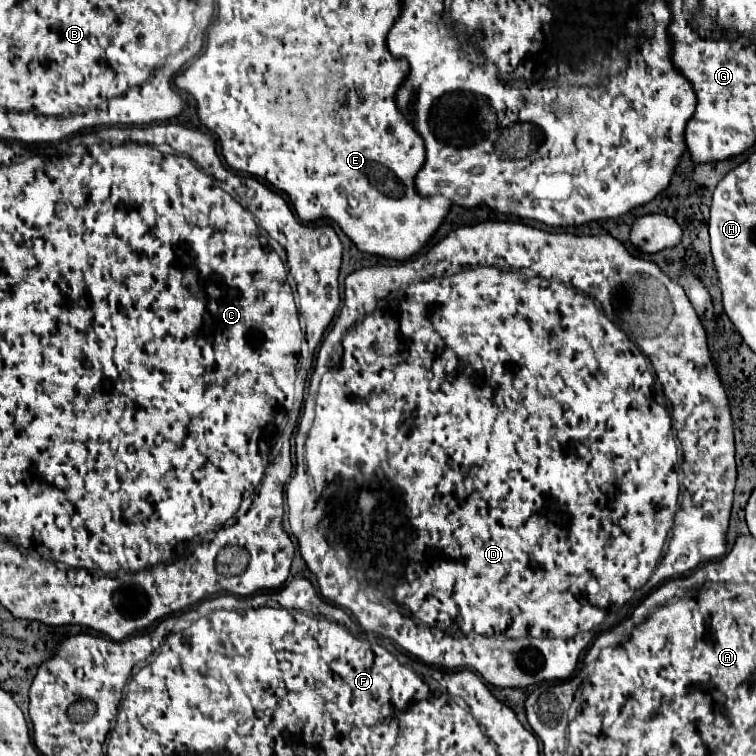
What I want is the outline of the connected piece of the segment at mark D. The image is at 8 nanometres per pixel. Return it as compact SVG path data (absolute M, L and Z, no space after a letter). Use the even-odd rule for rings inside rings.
M486 221L486 223L480 223L480 225L474 225L474 227L460 227L460 229L456 229L456 231L452 231L452 233L448 233L448 235L446 235L446 237L444 237L444 239L442 239L442 241L438 241L438 243L436 243L436 245L434 245L434 247L430 247L430 251L428 251L428 253L426 253L426 255L418 255L418 257L416 257L416 259L412 259L412 261L406 261L406 263L398 263L398 265L378 265L378 267L364 267L364 269L360 269L360 271L354 271L354 273L350 273L350 275L348 275L348 277L346 277L346 281L344 281L344 303L342 303L342 309L340 309L340 315L338 315L338 319L336 319L336 321L334 321L334 327L332 327L332 331L330 331L330 333L328 333L328 335L326 335L326 339L324 339L324 343L322 343L322 347L320 347L320 351L318 351L318 359L316 359L316 366L315 366L315 367L314 367L314 372L313 372L313 373L312 373L312 377L311 377L311 378L310 378L310 381L309 381L309 386L308 386L308 394L306 394L306 395L305 395L305 399L304 399L304 410L303 410L303 411L302 411L302 414L301 414L301 417L300 417L300 420L299 420L299 422L298 422L298 426L297 426L297 432L296 432L296 475L294 475L294 477L292 477L292 481L290 481L290 483L288 483L288 491L286 491L286 501L288 501L288 523L290 523L290 531L292 531L292 535L294 535L294 537L296 537L296 539L298 539L298 547L300 547L300 553L302 553L302 557L304 557L304 561L306 561L306 565L308 565L308 569L310 569L310 571L312 571L312 573L314 573L314 575L316 575L316 579L318 579L318 585L320 585L320 593L322 593L322 595L324 595L324 597L326 597L326 599L330 599L330 601L334 601L334 603L336 603L336 605L340 605L340 607L344 607L344 609L348 609L348 611L350 611L350 613L352 613L352 615L354 615L354 617L356 617L356 619L358 619L358 623L360 623L360 625L362 625L362 629L366 629L366 631L372 631L372 632L374 632L374 633L376 633L376 634L378 634L378 635L384 635L384 637L387 637L387 638L389 638L389 639L391 639L391 640L392 640L392 641L395 641L395 643L396 643L396 644L397 644L397 645L398 645L398 646L400 646L400 647L401 647L401 648L402 648L402 649L404 649L404 651L406 651L406 652L407 652L407 653L409 653L409 654L410 654L410 655L412 655L412 656L414 656L414 657L416 657L416 658L418 658L418 659L422 659L422 661L424 661L424 663L428 663L428 665L434 665L434 667L442 667L442 669L444 669L444 667L446 667L446 669L470 669L470 671L476 671L476 673L478 673L478 675L480 675L480 677L484 677L484 681L488 681L488 683L490 683L490 685L496 685L496 687L522 687L522 689L524 689L524 687L530 687L530 685L534 685L534 683L540 683L540 681L562 681L562 679L568 679L568 677L570 677L570 675L572 675L572 673L574 673L574 669L576 669L576 665L578 665L578 657L580 657L580 655L582 655L582 651L584 651L584 649L586 649L586 647L588 647L588 645L590 645L590 641L592 641L592 639L590 639L590 633L582 633L582 637L574 637L574 635L576 635L576 633L578 633L578 631L596 631L596 629L600 629L600 631L604 631L604 629L610 629L610 627L612 627L612 625L616 625L616 623L618 623L618 621L620 621L620 619L622 619L622 615L620 615L620 611L622 611L622 609L620 609L620 607L624 607L624 605L626 605L626 603L628 603L628 601L630 601L630 599L632 599L632 597L634 597L634 591L636 591L636 589L640 589L640 587L642 587L642 585L644 585L644 583L646 583L646 581L648 581L648 579L650 579L650 573L652 573L652 571L654 571L654 565L656 565L656 563L658 563L658 559L660 559L660 555L662 555L662 545L664 545L664 543L666 543L666 553L664 553L664 555L662 555L662 558L661 558L661 560L660 560L660 561L659 561L659 563L658 563L658 567L656 567L656 571L654 571L654 573L653 573L653 575L652 575L652 576L651 576L651 579L650 579L650 580L649 580L649 582L648 582L648 583L647 583L647 584L646 584L646 585L645 585L645 586L644 586L644 588L643 588L643 590L647 590L647 591L649 591L649 590L651 590L651 589L652 589L652 588L655 588L655 587L657 587L657 586L658 586L658 585L660 585L660 583L662 583L662 581L666 581L666 580L669 580L669 579L672 579L672 577L680 577L680 575L682 575L682 573L688 573L688 571L692 571L692 569L696 569L696 567L698 567L698 565L700 565L700 563L706 563L706 561L712 561L712 559L718 559L718 557L722 557L722 555L724 555L724 553L726 553L726 531L728 531L728 519L730 519L730 509L732 509L732 495L734 495L734 483L736 483L736 461L734 461L734 435L732 435L732 417L730 417L730 407L728 407L728 397L726 397L726 391L724 391L724 385L722 385L722 381L720 381L720 377L718 377L718 373L716 373L716 367L714 367L714 363L712 363L712 359L710 359L710 353L708 353L708 345L706 345L706 333L704 333L704 327L702 327L702 323L700 323L700 319L698 319L698 315L696 315L696 311L694 311L694 309L692 309L692 305L690 305L690 301L688 301L688 297L686 297L686 293L684 293L684 289L682 289L682 287L680 287L680 285L678 285L678 283L674 283L674 281L672 281L672 279L668 279L668 277L666 277L666 275L664 275L664 273L662 273L662 271L660 271L660 267L658 267L658 265L656 265L656 263L652 263L652 261L646 261L646 259L640 259L640 257L632 257L632 255L630 255L630 253L628 253L628 251L626 251L626 247L624 247L624 245L622 245L622 243L620 243L620 241L618 241L618 239L614 239L614 237L610 237L610 235L572 235L572 233L548 233L548 231L542 231L542 229L536 229L536 227L530 227L530 225L524 225L524 223L500 223L500 221ZM588 295L590 295L590 297L594 297L594 299L596 299L596 301L598 301L598 303L600 303L600 305L602 305L602 309L604 309L604 311L602 311L602 309L598 309L598 307L596 307L596 305L594 305L594 301L592 301L592 299L590 299L590 297L588 297ZM336 343L342 343L342 349L339 349L339 350L338 350L338 353L336 353L336 355L334 355L334 351L332 351L332 349L334 349L334 345L336 345ZM666 399L668 399L668 401L670 401L670 405L672 405L672 417L674 417L674 425L676 425L676 437L678 437L678 441L680 441L680 445L682 445L682 457L684 457L684 461L682 461L682 471L684 471L684 481L682 481L682 487L684 487L684 491L682 491L682 505L680 505L680 509L678 509L678 475L676 475L676 467L678 467L678 449L676 449L676 437L674 437L674 429L672 429L672 417L670 417L670 413L668 413L668 401L666 401ZM402 521L406 521L406 549L402 549ZM422 545L424 545L424 547L426 547L426 549L430 549L430 567L428 567L428 569L426 569L426 571L418 571L418 573L414 573L414 575L412 575L412 577L410 577L410 575L408 575L408 573L406 573L406 571L408 571L408 567L410 567L410 563L406 563L406 569L404 569L404 571L402 571L402 573L400 573L400 575L398 575L398 567L400 567L400 565L402 565L402 563L400 563L400 561L402 561L402 557L408 557L408 559L410 559L410 557L414 557L414 559L416 559L416 557L420 557L420 555L422 555L422 551L420 551L420 549L422 549Z

